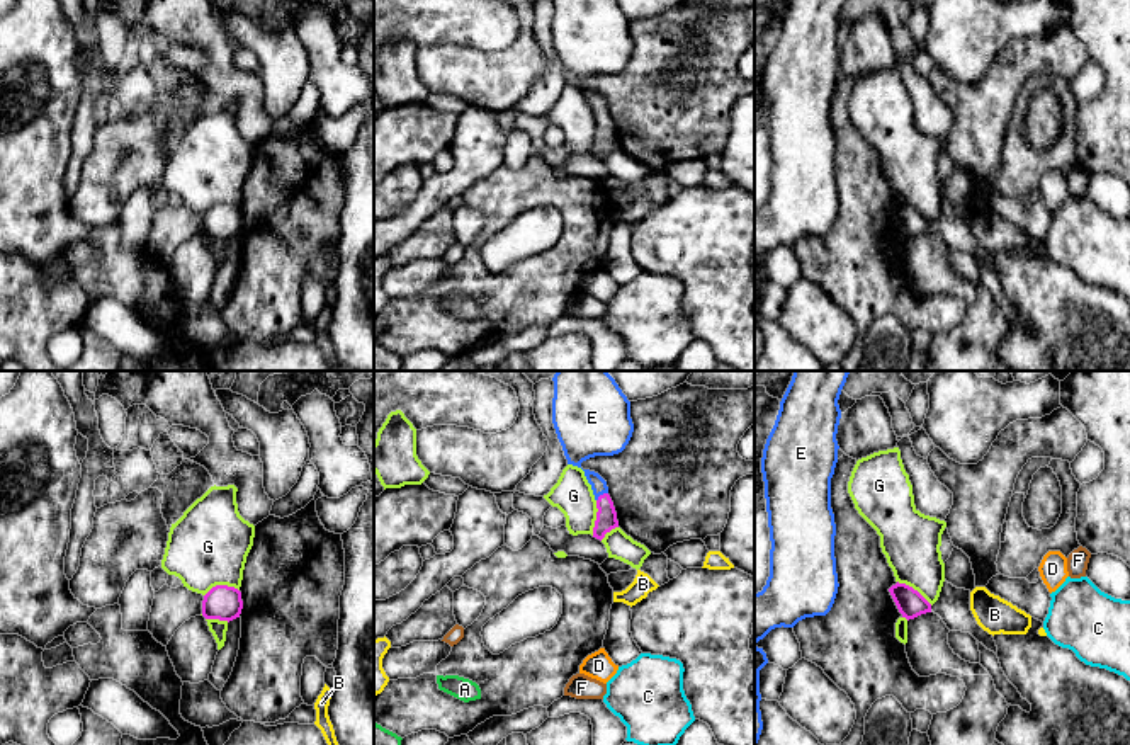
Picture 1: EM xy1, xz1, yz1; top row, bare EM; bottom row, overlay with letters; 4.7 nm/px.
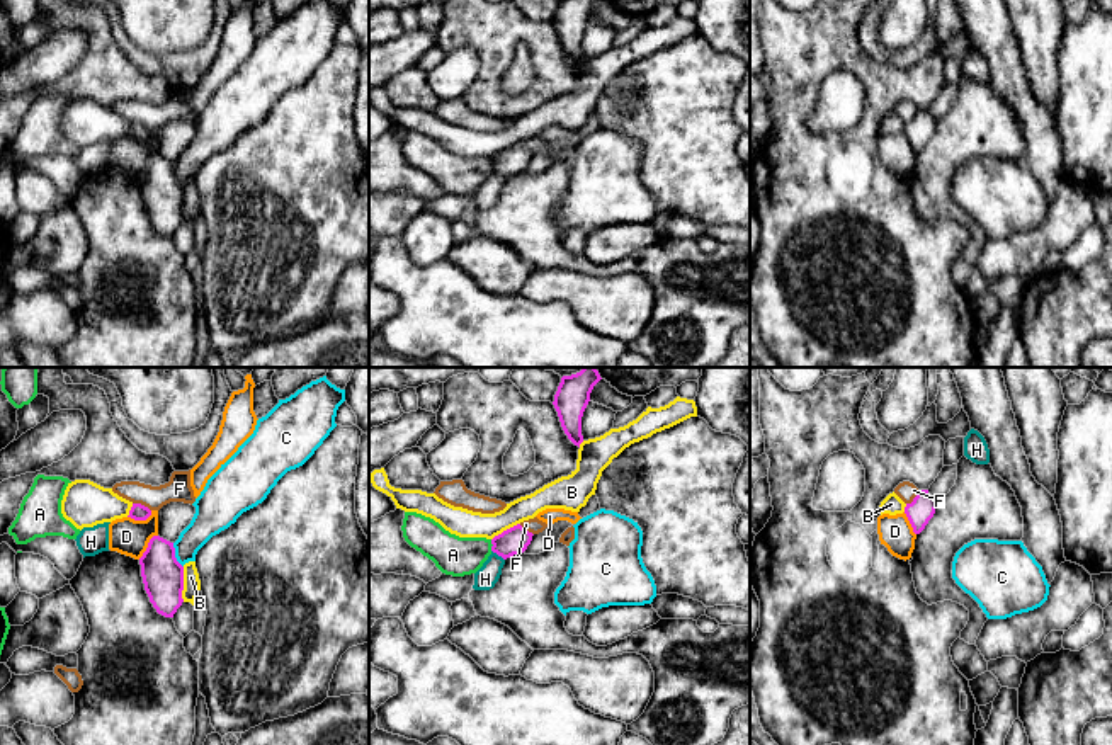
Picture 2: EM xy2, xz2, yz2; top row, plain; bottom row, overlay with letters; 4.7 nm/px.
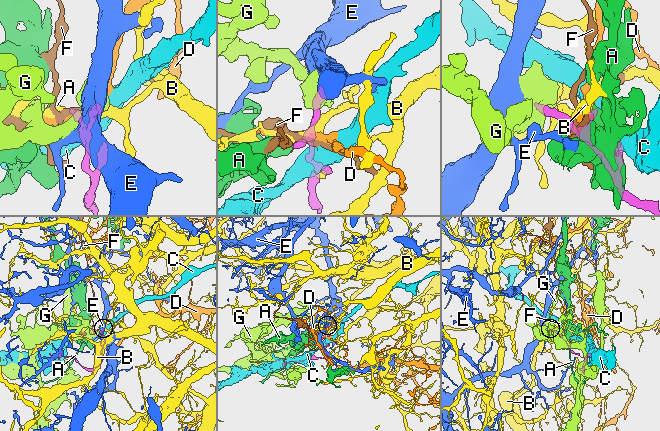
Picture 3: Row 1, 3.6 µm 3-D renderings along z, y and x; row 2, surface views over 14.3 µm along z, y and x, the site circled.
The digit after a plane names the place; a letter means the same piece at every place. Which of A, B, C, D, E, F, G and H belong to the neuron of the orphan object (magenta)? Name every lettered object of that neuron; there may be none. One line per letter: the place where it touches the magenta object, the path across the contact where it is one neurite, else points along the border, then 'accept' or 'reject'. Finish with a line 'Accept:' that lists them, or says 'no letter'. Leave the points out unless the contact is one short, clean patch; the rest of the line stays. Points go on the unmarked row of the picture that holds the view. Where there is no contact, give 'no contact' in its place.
A: contact xz2 (492, 162); border xz2 (490, 159), (492, 169); reject
B: contact xy2 (182, 203); reject
C: contact xy2 (174, 174); reject
D: contact xy2 (140, 138); border xy2 (152, 130), (145, 138), (131, 138), (128, 135); reject
E: contact xz1 (600, 114); way xz1 (605, 140), (605, 125), (600, 114), (578, 84), (581, 65); accept
F: contact xy2 (140, 123); border xy2 (133, 121), (140, 121), (150, 130); reject
G: contact xy1 (221, 204); border xy1 (238, 208), (214, 204), (204, 215); reject
H: contact xz2 (499, 174); border xz2 (492, 169), (504, 179); reject
Accept: E

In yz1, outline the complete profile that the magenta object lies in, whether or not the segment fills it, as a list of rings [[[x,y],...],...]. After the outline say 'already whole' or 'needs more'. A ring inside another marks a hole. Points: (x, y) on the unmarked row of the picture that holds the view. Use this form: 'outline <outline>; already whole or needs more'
outline [[[896,202],[889,208],[902,236],[914,238],[921,233],[931,231],[931,223],[912,206],[906,202]]]; already whole

